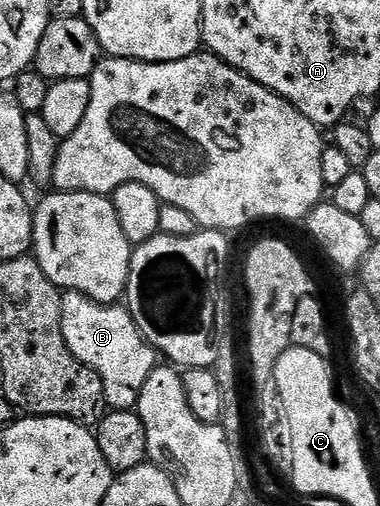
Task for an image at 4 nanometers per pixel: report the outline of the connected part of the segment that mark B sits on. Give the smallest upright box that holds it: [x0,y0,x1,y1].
[60,290,158,409]

